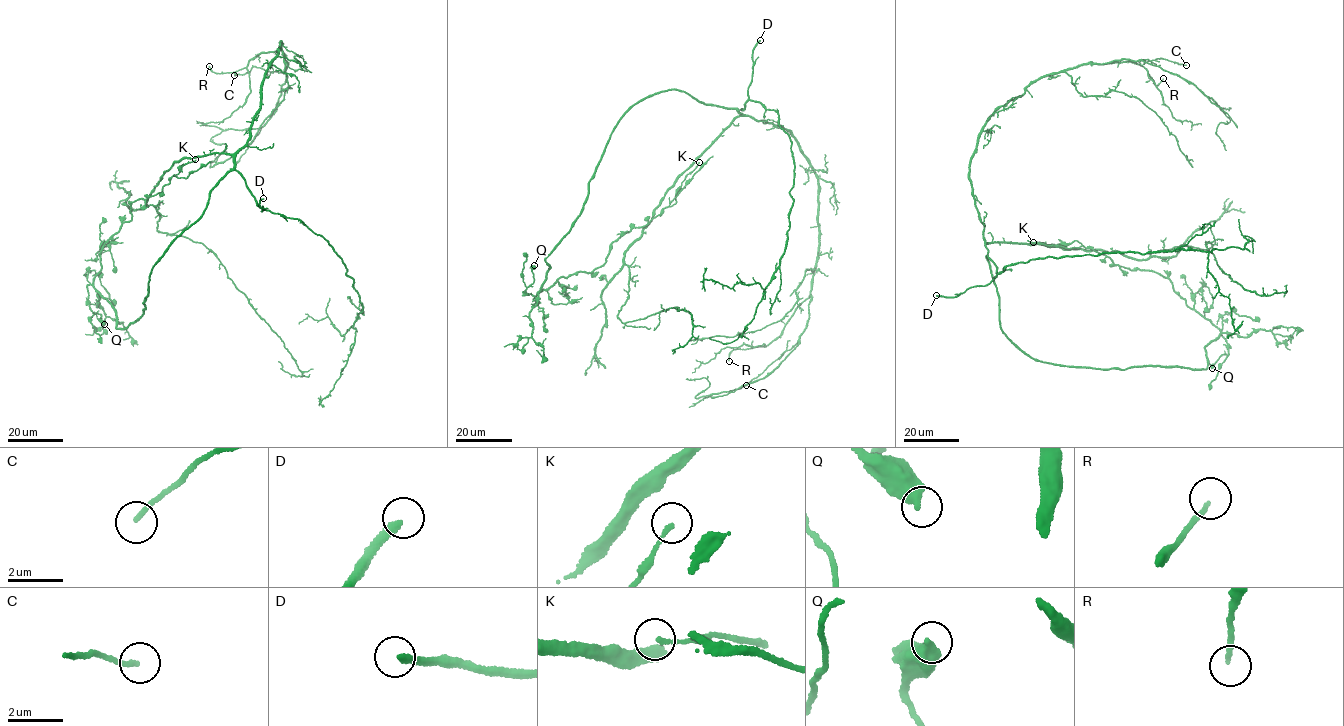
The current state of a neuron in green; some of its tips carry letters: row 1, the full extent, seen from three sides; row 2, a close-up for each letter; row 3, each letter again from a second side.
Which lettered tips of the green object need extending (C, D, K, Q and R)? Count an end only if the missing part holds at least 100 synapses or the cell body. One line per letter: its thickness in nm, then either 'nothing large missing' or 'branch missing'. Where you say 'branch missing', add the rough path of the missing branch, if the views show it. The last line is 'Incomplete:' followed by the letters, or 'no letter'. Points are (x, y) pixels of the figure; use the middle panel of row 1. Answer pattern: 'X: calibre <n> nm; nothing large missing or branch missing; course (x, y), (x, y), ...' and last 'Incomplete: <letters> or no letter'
C: calibre 170 nm; nothing large missing
D: calibre 240 nm; branch missing; course (760, 40), (773, 37), (788, 46), (814, 50), (831, 47), (835, 36)
K: calibre 130 nm; nothing large missing
Q: calibre 400 nm; nothing large missing
R: calibre 140 nm; nothing large missing
Incomplete: D

